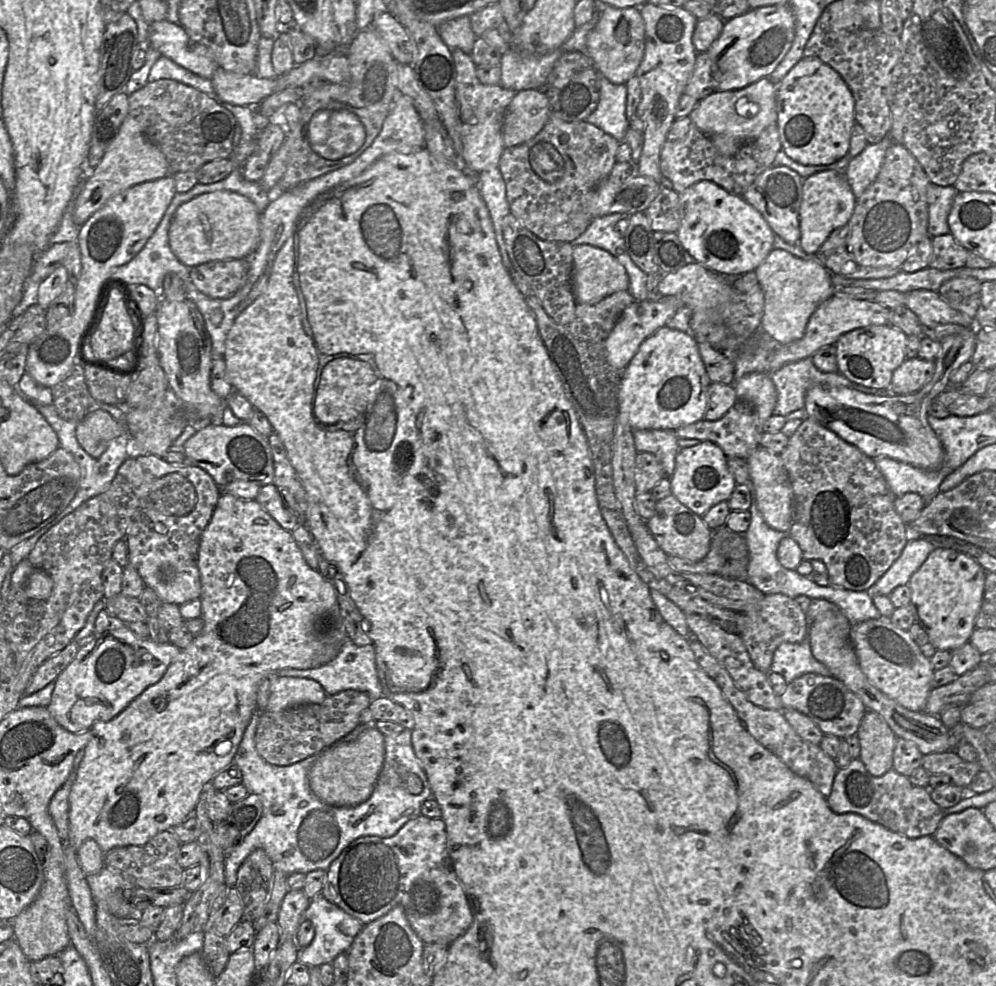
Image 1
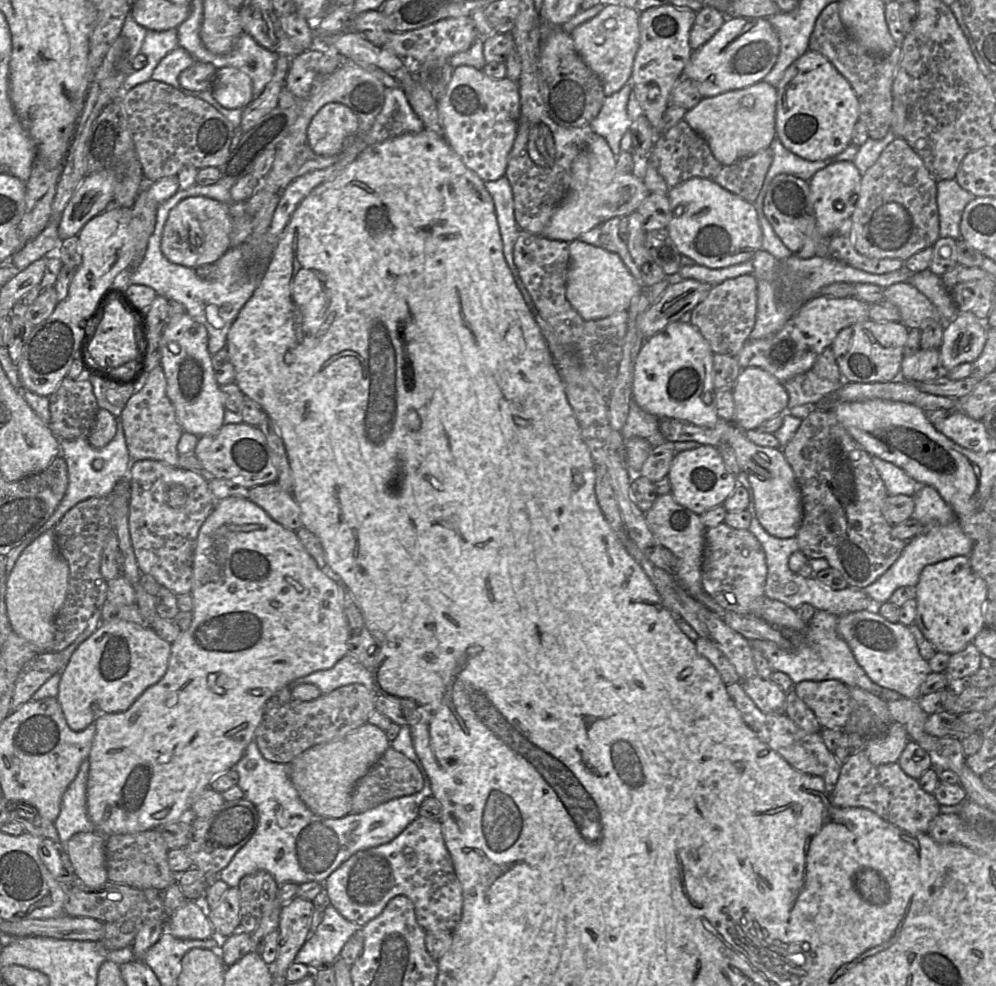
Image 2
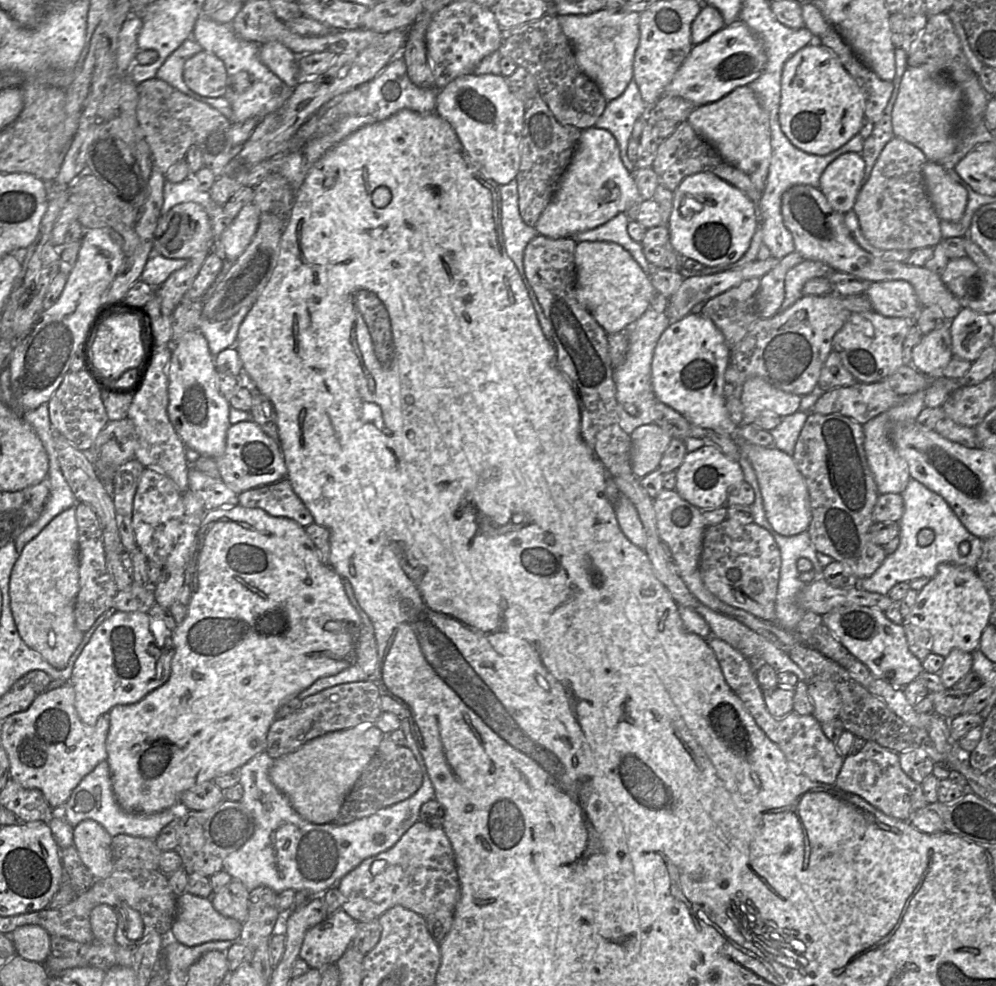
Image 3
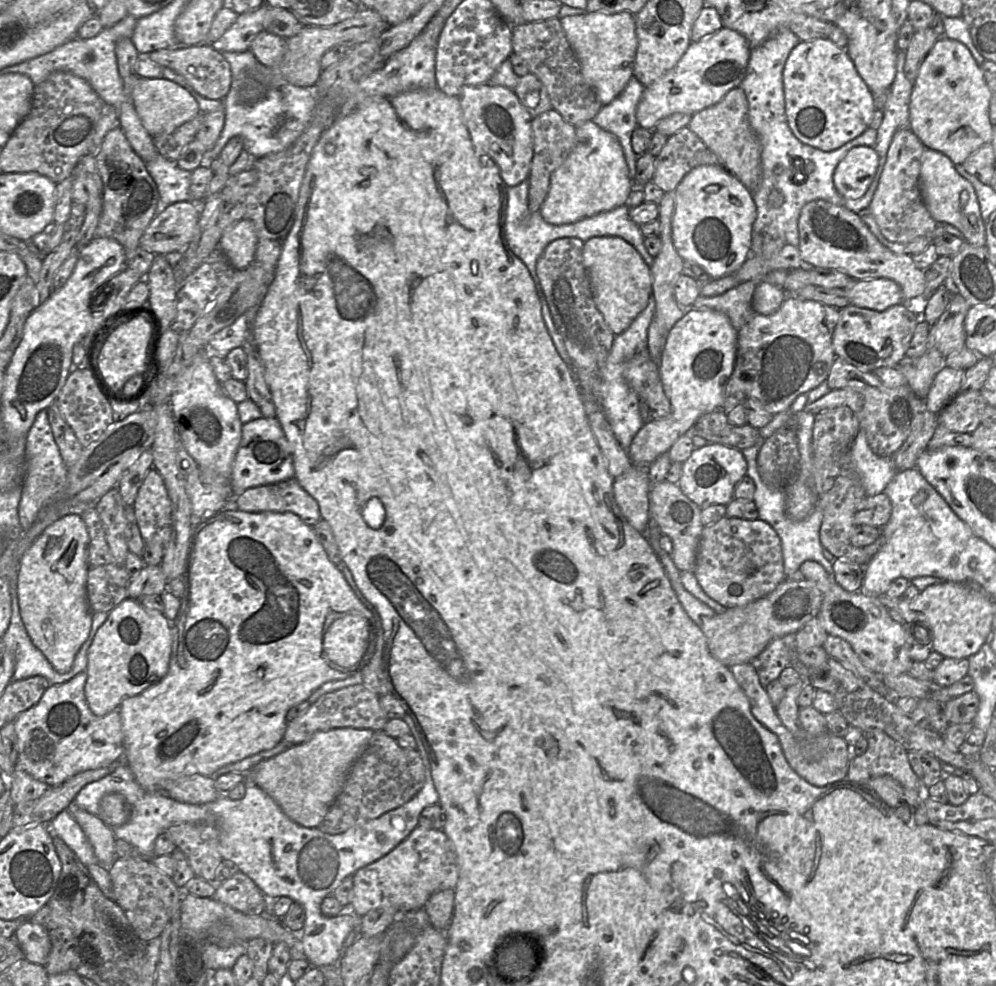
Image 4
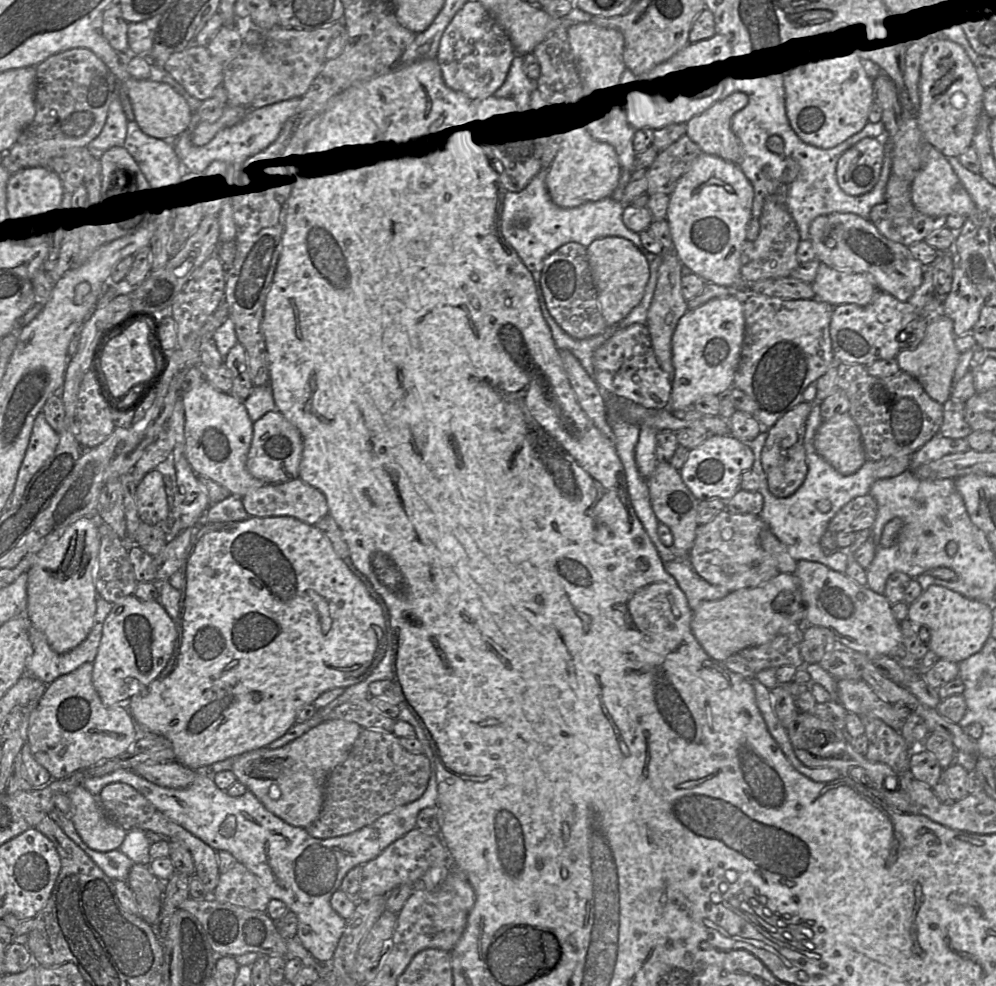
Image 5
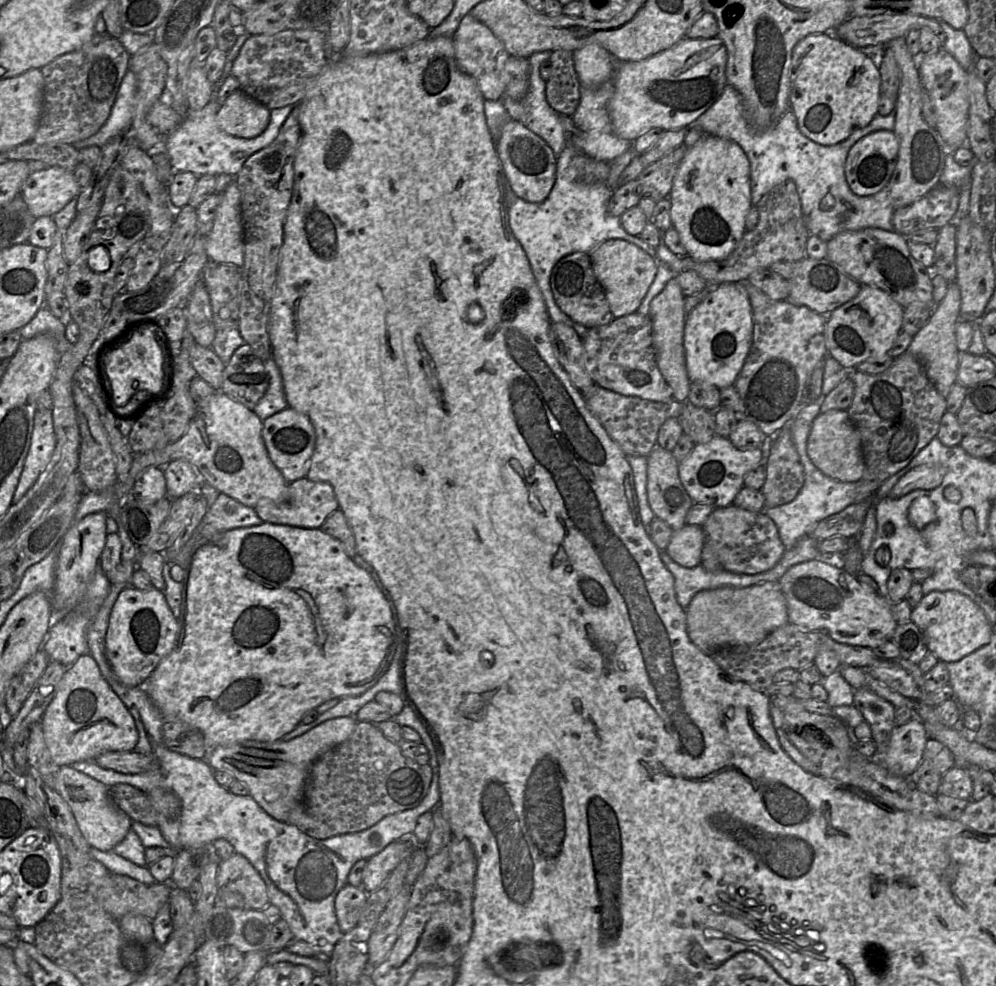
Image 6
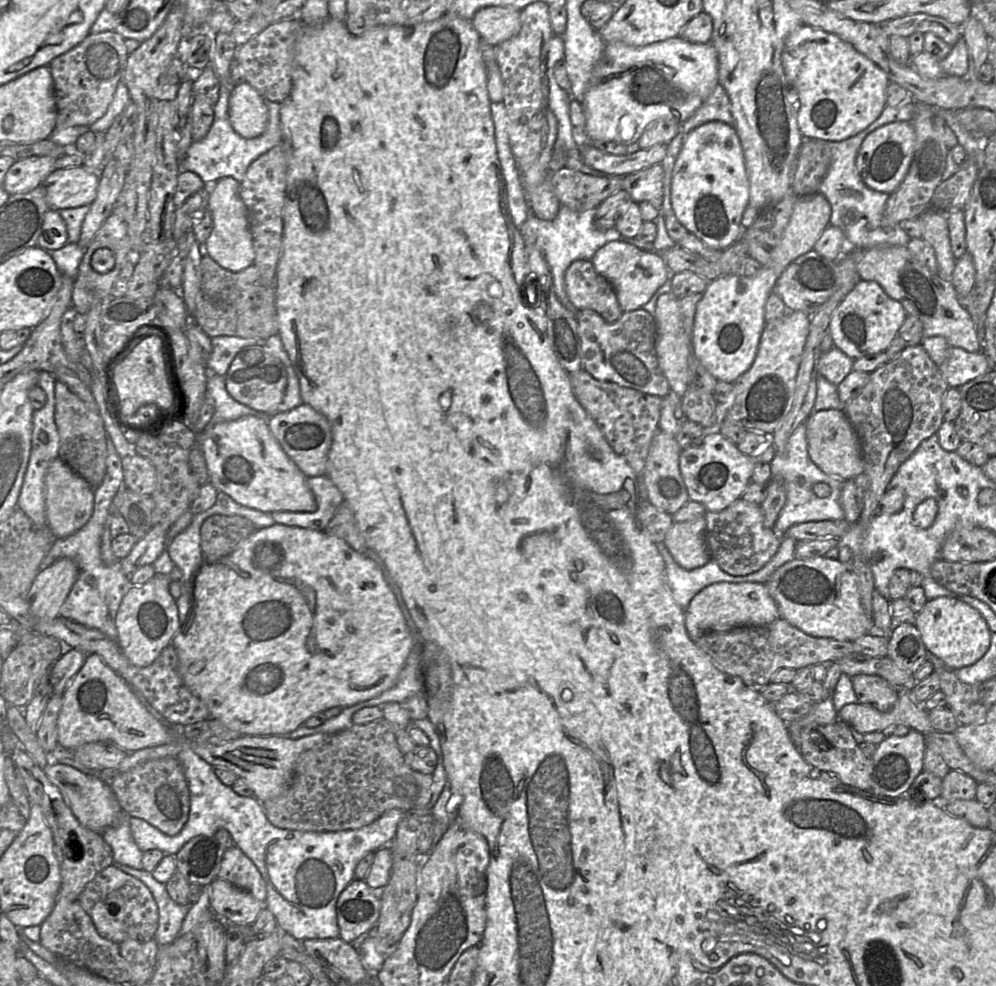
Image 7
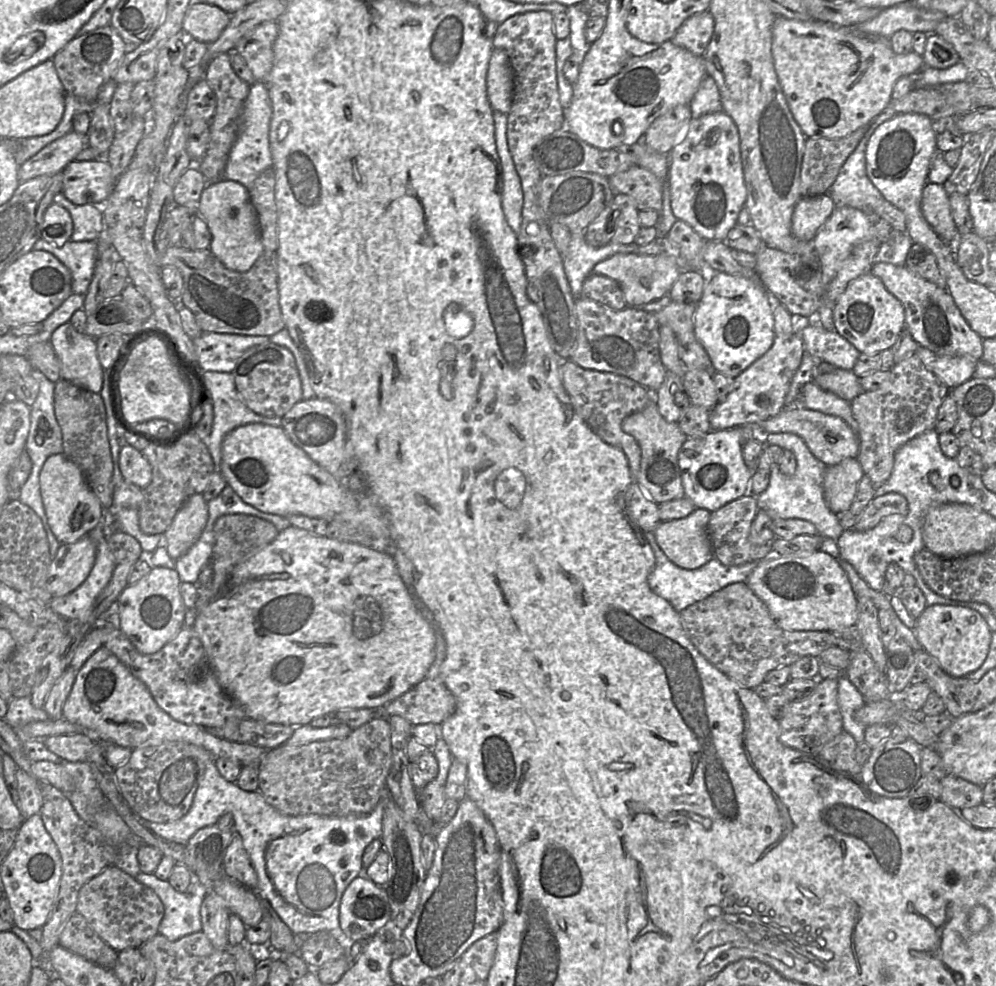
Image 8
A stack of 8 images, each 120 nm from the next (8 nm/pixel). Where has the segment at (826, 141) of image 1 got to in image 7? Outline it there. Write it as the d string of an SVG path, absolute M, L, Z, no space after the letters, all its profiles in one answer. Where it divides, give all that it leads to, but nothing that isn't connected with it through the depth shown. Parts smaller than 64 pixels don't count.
M809 25L798 26L785 39L782 65L788 83L788 99L795 107L797 123L805 139L846 140L866 129L886 107L890 82L886 73L835 34Z

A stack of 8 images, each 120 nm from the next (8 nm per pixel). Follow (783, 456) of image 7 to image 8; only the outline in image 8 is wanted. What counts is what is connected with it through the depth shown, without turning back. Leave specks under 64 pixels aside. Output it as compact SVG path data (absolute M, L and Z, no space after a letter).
M771 433L762 437L766 445L777 445L783 450L791 451L796 459L796 470L788 476L780 471L779 464L771 463L768 487L756 496L758 510L766 511L771 519L798 518L810 521L819 535L837 540L843 528L839 516L829 509L824 498L823 478L827 466L811 453L804 440L796 434Z

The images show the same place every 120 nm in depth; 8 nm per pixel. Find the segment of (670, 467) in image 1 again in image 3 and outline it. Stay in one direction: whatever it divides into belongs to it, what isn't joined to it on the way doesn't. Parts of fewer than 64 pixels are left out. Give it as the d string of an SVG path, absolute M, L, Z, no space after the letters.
M649 308L628 329L628 350L624 361L614 369L613 379L618 403L619 425L630 435L639 426L651 424L654 421L654 405L658 401L651 385L651 361L655 346L671 321L665 312L657 313Z

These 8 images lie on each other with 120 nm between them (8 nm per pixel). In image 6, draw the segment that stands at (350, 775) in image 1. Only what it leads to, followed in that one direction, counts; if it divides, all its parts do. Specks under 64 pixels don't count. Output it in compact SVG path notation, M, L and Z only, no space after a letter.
M337 717L317 725L290 741L259 742L248 740L211 749L205 760L214 770L230 772L245 783L249 795L274 819L287 823L290 811L304 800L311 765L324 753L347 740L357 725L354 717Z

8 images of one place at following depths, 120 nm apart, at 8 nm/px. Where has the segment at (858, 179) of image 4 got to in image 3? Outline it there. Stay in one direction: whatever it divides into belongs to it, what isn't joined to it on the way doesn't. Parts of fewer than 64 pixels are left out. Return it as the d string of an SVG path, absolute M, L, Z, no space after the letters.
M856 152L840 155L827 166L820 177L819 189L833 210L846 214L853 209L864 174L865 161Z

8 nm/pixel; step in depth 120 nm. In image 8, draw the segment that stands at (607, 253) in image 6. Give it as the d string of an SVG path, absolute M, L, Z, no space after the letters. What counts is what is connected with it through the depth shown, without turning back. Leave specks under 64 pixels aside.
M617 253L597 263L593 274L615 280L621 287L627 306L638 307L669 294L671 287L681 273L677 259L667 255L642 255Z

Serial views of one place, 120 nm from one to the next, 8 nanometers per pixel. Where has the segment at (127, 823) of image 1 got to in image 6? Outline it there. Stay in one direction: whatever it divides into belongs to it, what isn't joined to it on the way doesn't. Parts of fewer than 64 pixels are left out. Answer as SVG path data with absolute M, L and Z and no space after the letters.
M263 522L262 524L257 526L235 528L225 532L221 532L220 535L213 536L213 538L210 539L209 542L204 543L194 552L188 571L184 571L181 596L182 600L180 615L178 617L178 640L172 651L161 661L155 671L143 682L140 687L146 692L153 704L159 709L165 719L165 722L181 721L199 729L204 735L208 751L219 746L229 746L248 740L259 742L279 741L284 735L294 730L295 727L300 724L301 719L309 710L316 709L322 703L333 698L341 699L349 696L359 696L366 692L369 688L375 685L380 677L384 674L395 653L396 630L393 621L390 601L386 593L380 586L372 571L366 571L357 566L354 561L349 556L347 556L341 542L323 532L320 528L299 528L294 526Z

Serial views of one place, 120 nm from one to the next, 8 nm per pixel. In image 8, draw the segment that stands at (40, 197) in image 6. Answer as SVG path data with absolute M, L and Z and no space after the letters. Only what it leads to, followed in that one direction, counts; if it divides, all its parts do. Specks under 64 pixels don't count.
M106 159L90 161L72 161L62 171L62 193L76 205L104 204L112 194L117 178L113 176L112 168Z

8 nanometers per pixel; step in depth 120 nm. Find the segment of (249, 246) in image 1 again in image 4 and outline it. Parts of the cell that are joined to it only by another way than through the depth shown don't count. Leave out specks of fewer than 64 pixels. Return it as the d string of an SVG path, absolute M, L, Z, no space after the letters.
M177 202L160 208L139 239L139 247L155 255L181 251L193 240L200 219L200 206Z

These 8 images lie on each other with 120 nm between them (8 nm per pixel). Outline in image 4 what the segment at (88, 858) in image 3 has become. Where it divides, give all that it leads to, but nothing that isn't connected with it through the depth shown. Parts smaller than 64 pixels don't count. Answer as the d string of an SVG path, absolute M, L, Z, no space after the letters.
M73 803L69 805L67 810L83 830L98 859L98 864L103 867L110 867L116 858L116 838L113 835L112 829L98 816L80 809Z

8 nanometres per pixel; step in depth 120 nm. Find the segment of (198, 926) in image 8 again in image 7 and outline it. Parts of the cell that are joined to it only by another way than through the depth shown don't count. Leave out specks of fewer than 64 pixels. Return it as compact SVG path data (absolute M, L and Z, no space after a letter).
M113 862L121 871L139 879L150 890L158 907L158 927L154 939L160 946L171 944L178 936L190 905L179 905L169 896L166 885L158 882L144 869Z

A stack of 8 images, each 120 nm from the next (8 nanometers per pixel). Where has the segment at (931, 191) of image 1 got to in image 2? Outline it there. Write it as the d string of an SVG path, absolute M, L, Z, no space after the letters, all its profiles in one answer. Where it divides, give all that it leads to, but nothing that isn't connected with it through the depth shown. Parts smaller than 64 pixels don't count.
M956 179L936 182L940 237L960 238L962 214L969 202L976 198L964 190Z

